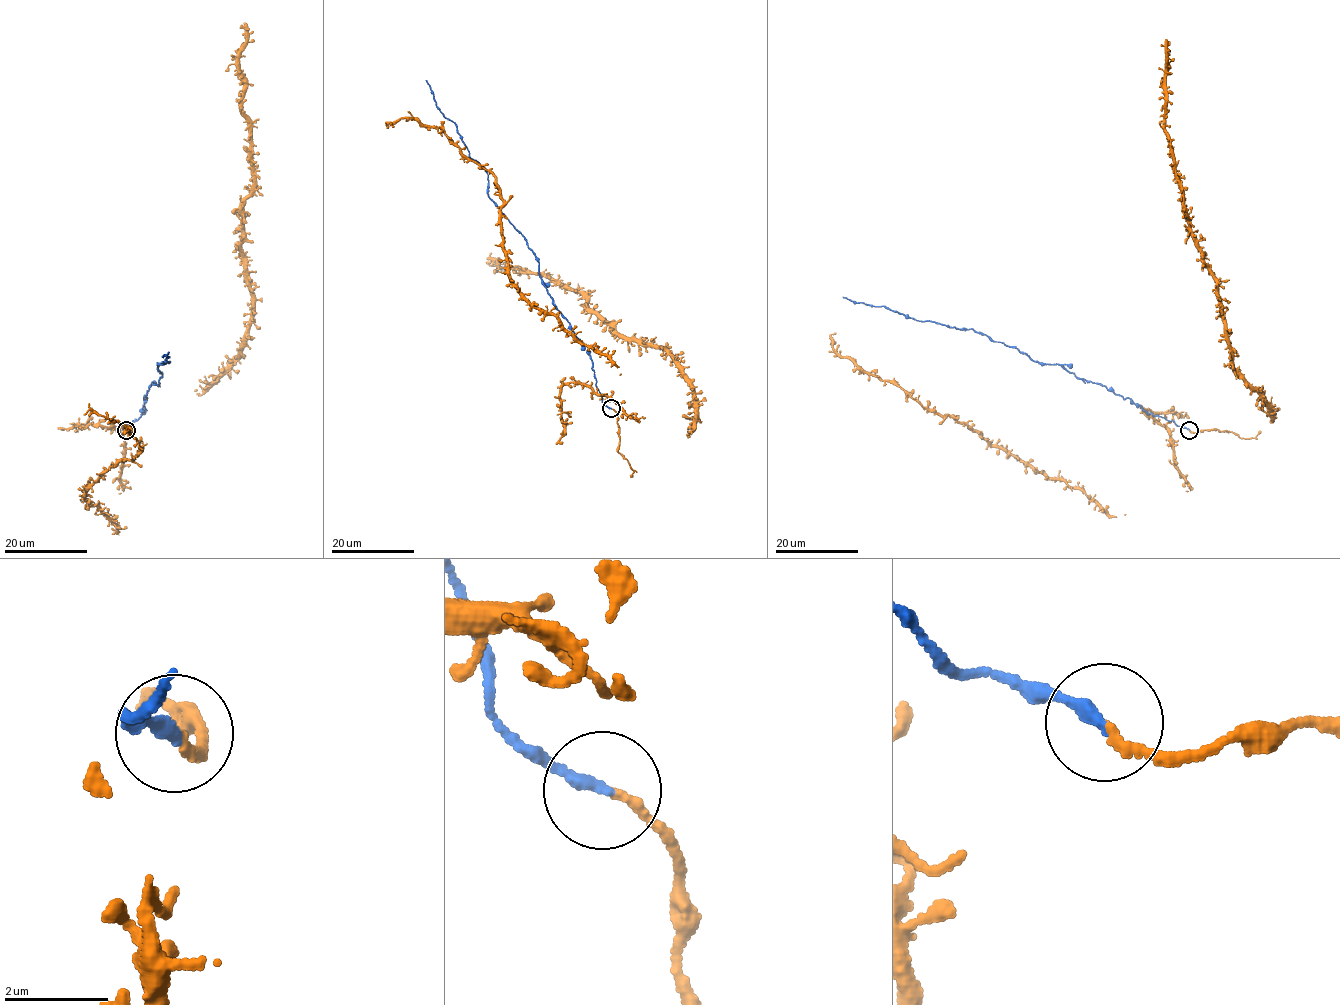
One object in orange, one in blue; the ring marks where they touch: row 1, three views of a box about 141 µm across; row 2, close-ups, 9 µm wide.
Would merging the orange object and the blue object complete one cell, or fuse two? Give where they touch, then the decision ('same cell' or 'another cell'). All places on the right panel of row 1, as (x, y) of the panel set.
at (1189, 430); same cell

